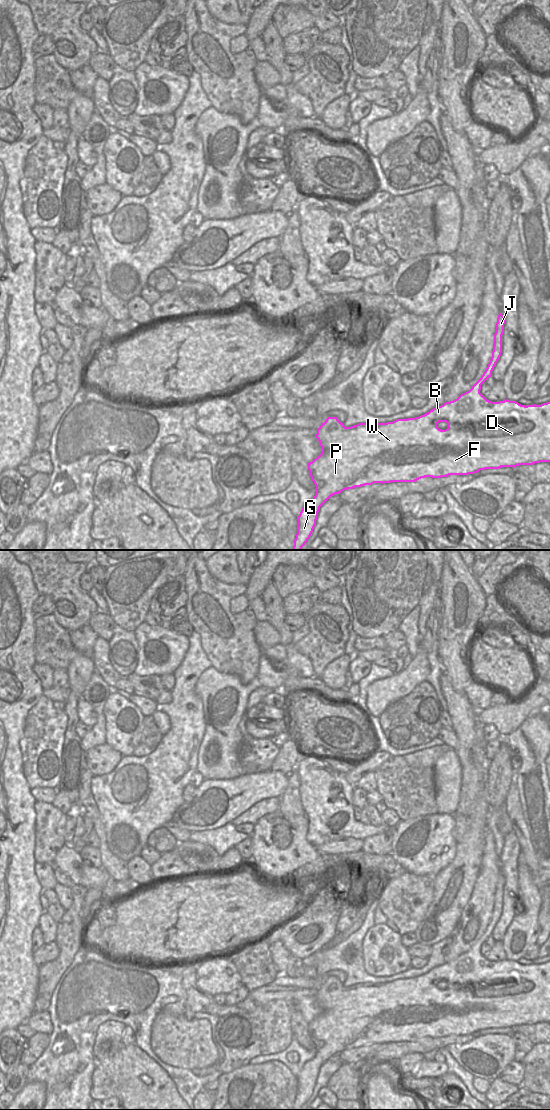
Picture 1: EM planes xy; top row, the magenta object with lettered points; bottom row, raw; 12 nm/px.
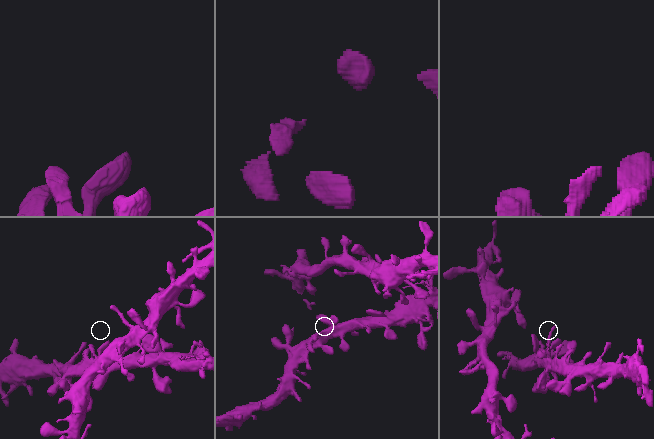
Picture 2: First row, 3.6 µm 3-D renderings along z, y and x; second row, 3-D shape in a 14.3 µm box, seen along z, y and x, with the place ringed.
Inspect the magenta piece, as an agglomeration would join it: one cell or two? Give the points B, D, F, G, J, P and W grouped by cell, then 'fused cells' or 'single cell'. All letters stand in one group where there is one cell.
B D F G J P W; single cell

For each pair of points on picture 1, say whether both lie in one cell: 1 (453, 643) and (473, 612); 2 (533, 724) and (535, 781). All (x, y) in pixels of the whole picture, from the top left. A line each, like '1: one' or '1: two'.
1: one
2: one

